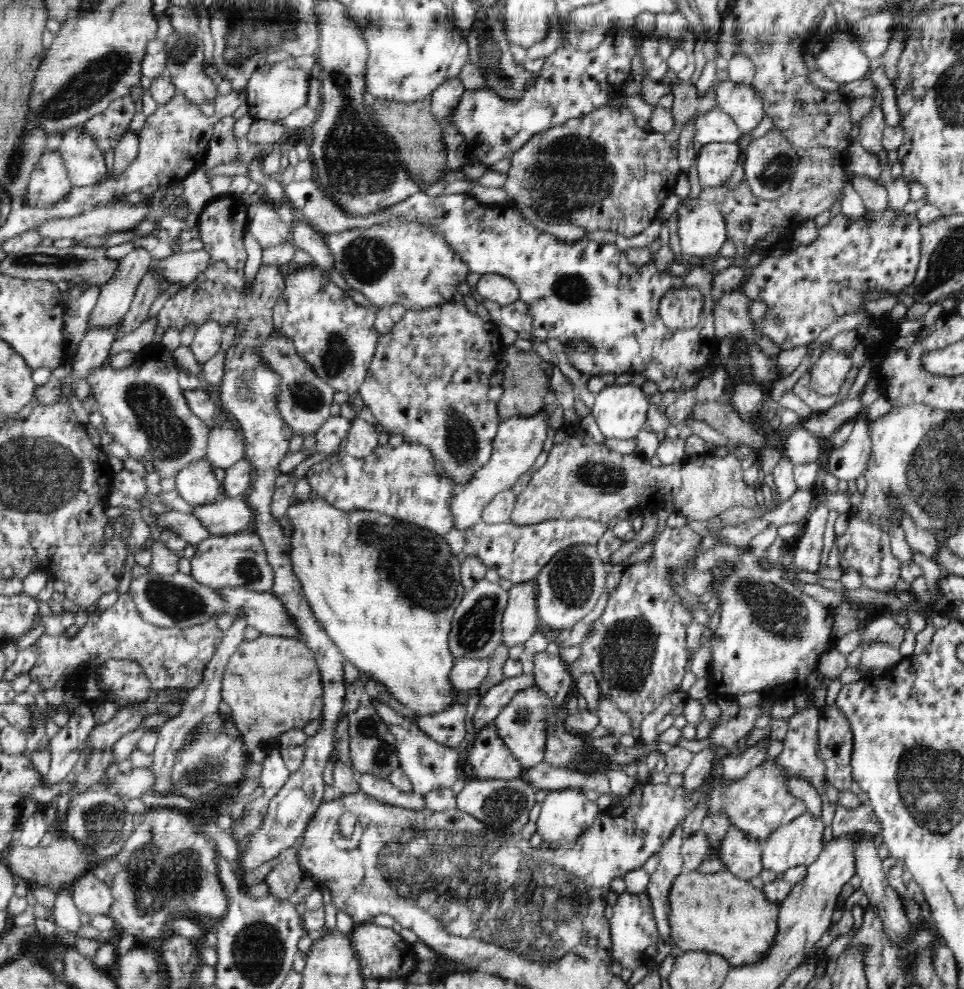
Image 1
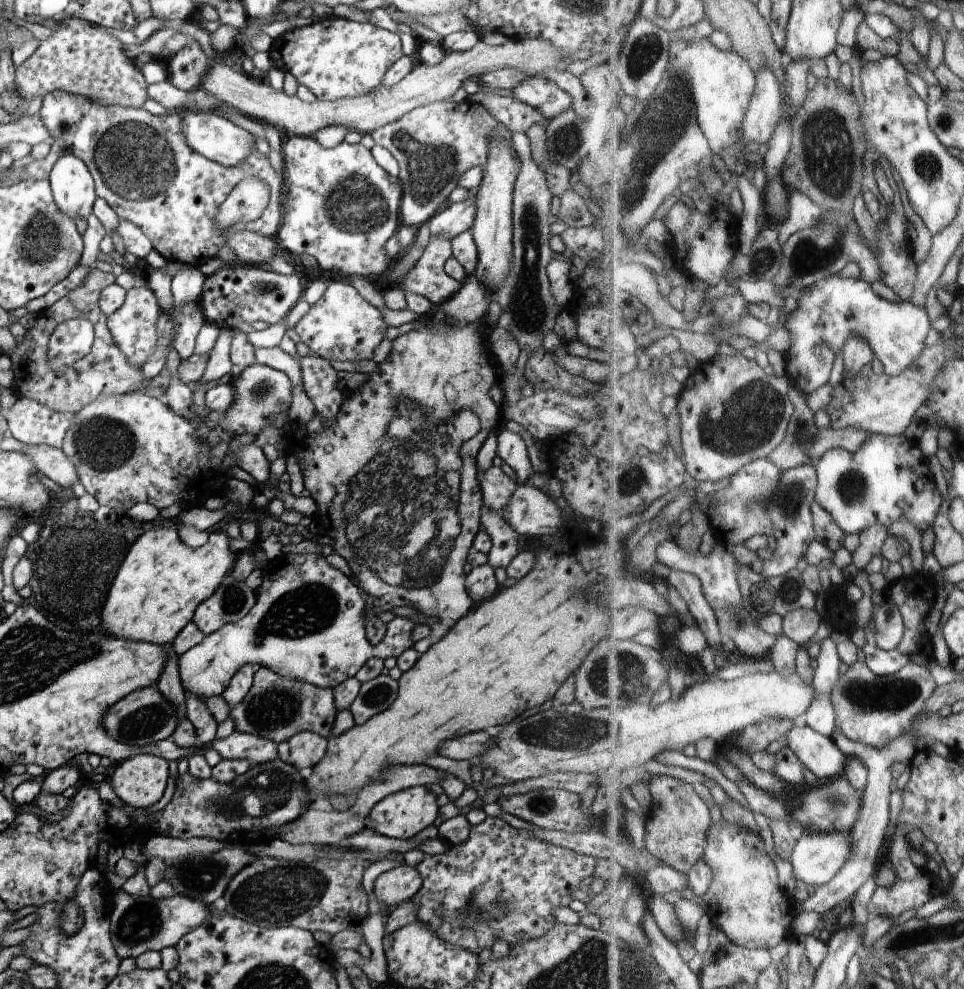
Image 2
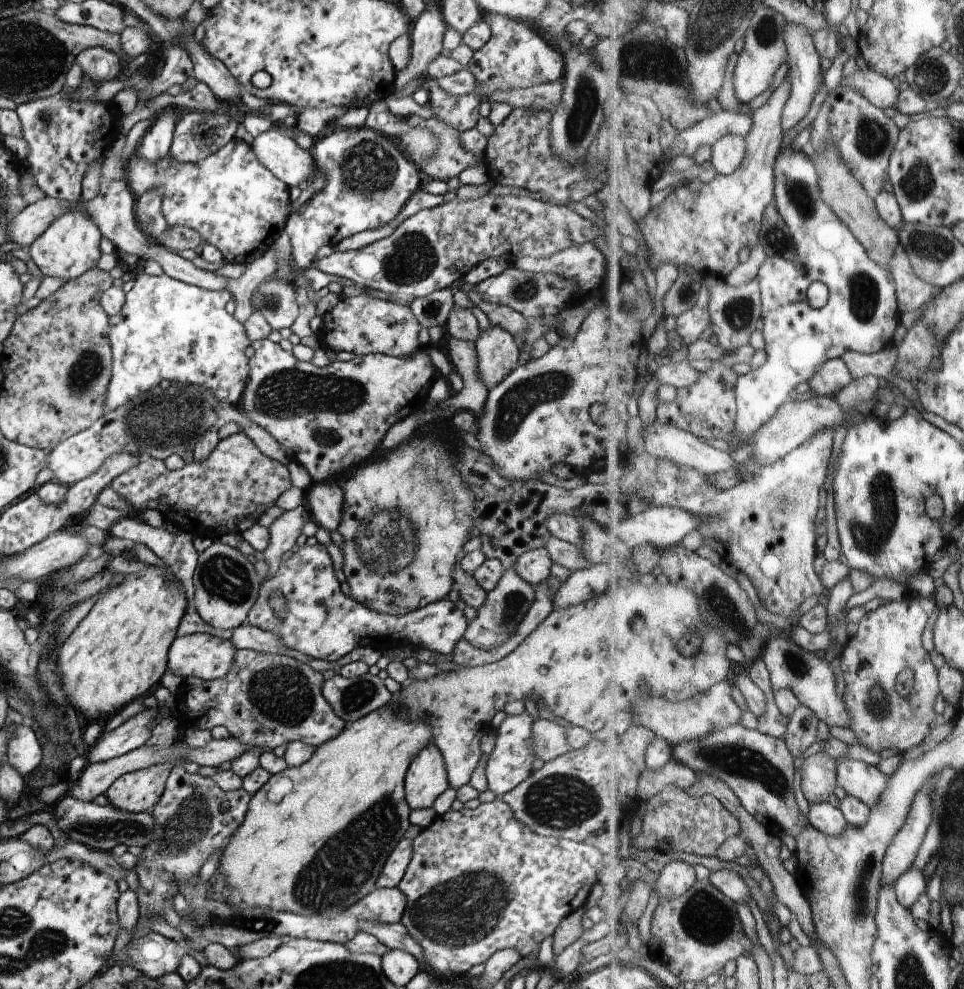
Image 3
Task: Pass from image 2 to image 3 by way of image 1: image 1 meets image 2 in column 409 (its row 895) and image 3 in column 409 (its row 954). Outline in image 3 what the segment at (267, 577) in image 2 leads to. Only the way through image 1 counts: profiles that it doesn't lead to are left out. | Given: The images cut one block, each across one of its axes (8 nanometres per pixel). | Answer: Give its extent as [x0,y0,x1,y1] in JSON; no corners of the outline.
[246,544,469,662]

